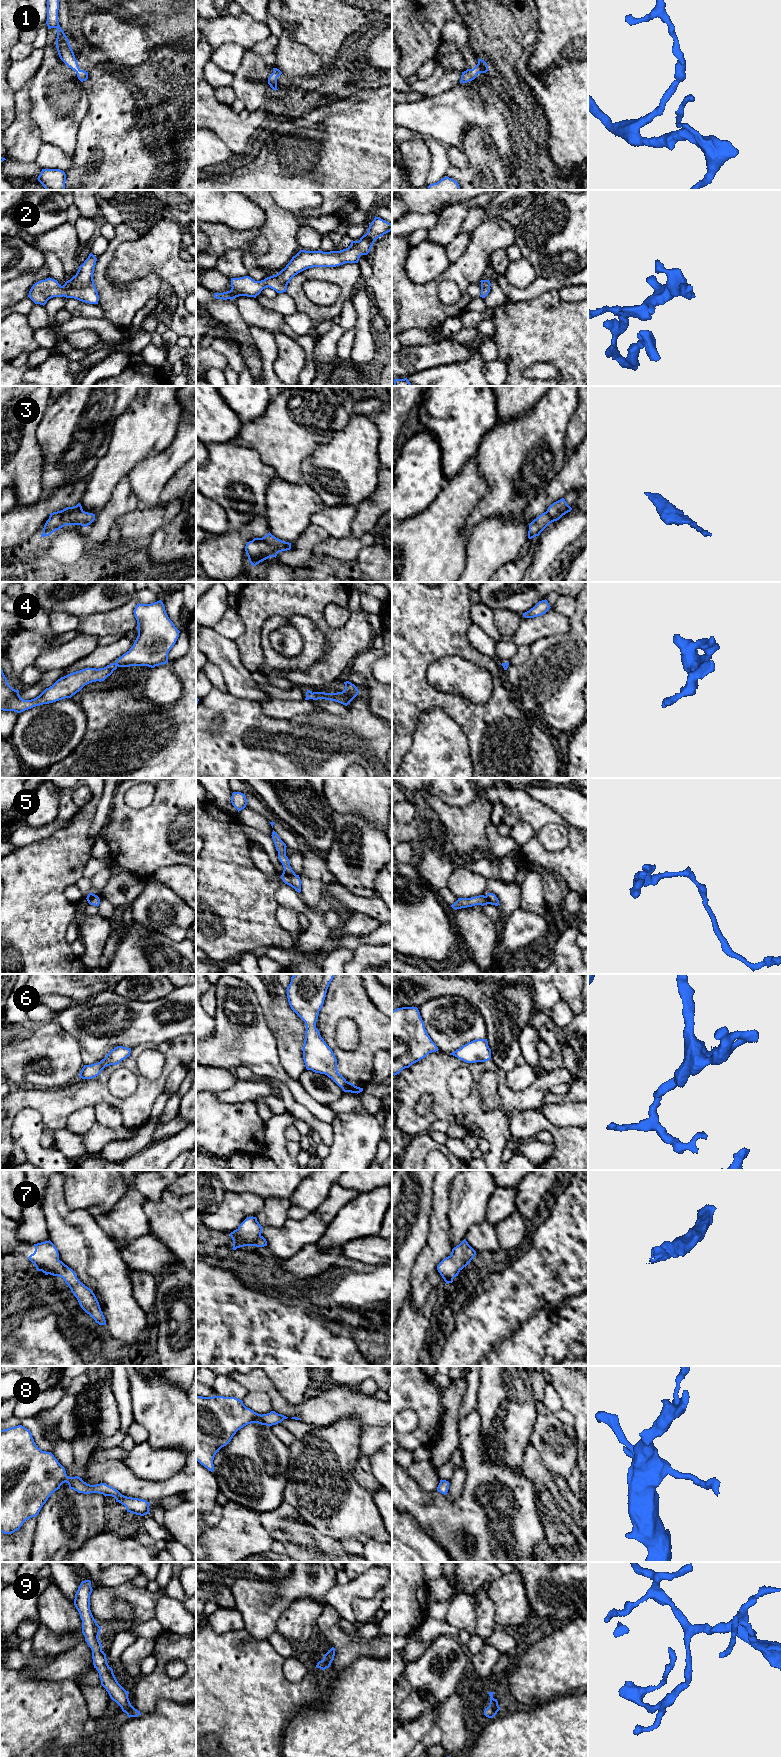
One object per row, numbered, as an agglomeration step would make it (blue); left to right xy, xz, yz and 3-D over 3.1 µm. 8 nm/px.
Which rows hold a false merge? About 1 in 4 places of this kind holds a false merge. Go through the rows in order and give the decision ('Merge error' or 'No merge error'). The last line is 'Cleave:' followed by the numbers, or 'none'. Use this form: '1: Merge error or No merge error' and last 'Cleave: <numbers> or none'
1: No merge error
2: No merge error
3: No merge error
4: No merge error
5: No merge error
6: No merge error
7: No merge error
8: No merge error
9: No merge error
Cleave: none

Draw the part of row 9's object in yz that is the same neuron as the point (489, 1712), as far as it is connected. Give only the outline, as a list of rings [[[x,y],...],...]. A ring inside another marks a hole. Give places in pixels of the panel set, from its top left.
[[[488,1692],[488,1694],[490,1696],[490,1703],[489,1706],[485,1708],[484,1715],[488,1718],[493,1718],[500,1710],[500,1707],[498,1705],[497,1699],[493,1698],[494,1692]]]

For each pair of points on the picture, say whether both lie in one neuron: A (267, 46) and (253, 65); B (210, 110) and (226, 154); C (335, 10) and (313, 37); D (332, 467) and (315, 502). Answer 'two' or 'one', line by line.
A: two
B: two
C: one
D: two

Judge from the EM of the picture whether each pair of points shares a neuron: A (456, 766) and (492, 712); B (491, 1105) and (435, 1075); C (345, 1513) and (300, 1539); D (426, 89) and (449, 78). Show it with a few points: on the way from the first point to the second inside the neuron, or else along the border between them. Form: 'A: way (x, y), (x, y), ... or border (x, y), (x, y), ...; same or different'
A: way (464, 752), (469, 732), (478, 723); same
B: border (479, 1077), (481, 1105), (487, 1111), (500, 1108); different
C: border (304, 1520), (321, 1533), (337, 1540); different
D: way (432, 86), (443, 79); same

